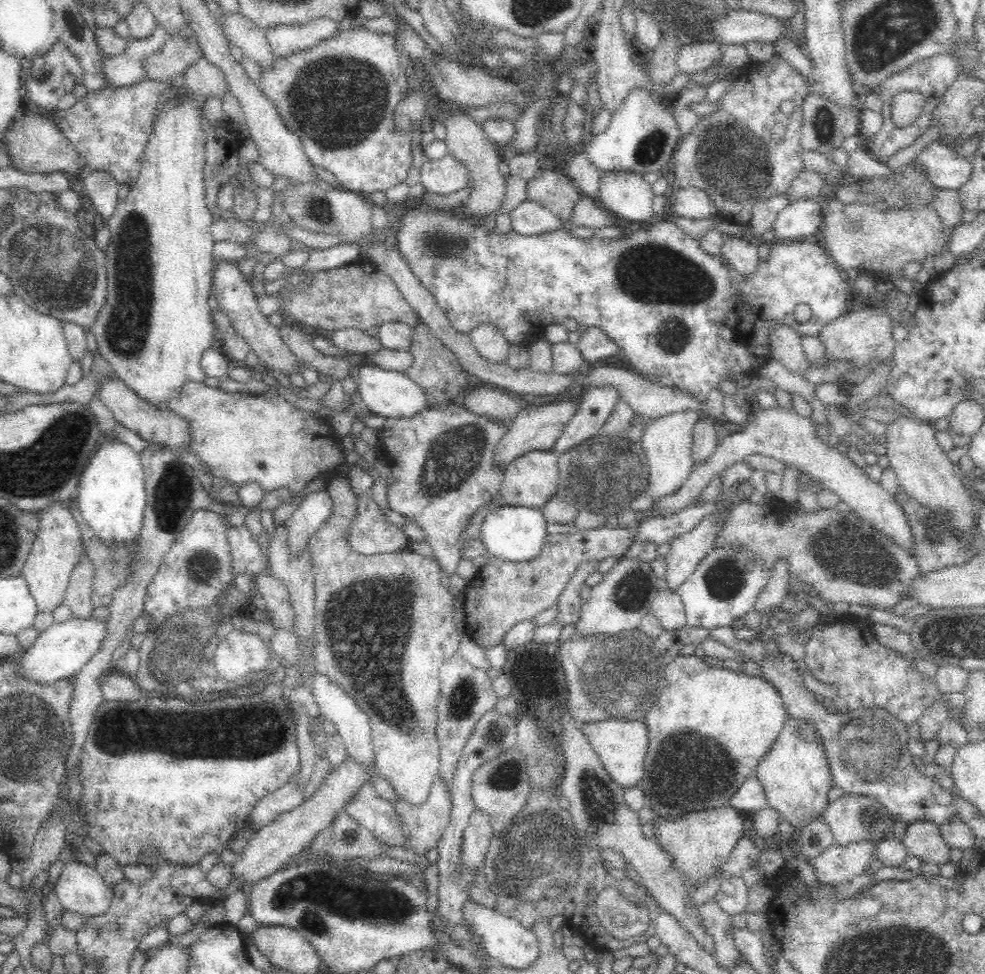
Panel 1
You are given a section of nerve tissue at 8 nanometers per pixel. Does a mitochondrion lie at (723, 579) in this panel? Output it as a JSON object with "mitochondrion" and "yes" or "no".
{"mitochondrion":"yes"}

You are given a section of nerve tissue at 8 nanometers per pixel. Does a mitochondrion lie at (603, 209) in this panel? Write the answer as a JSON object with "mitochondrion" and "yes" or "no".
{"mitochondrion":"no"}

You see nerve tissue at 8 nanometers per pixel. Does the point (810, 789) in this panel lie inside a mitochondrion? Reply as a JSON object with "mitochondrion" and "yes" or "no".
{"mitochondrion":"no"}

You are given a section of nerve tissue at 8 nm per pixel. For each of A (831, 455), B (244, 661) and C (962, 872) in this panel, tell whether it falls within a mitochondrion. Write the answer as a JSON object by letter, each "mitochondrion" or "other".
{"A":"other","B":"other","C":"other"}

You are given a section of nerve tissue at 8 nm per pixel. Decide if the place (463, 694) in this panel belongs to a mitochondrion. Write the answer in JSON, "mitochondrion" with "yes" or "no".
{"mitochondrion":"yes"}

